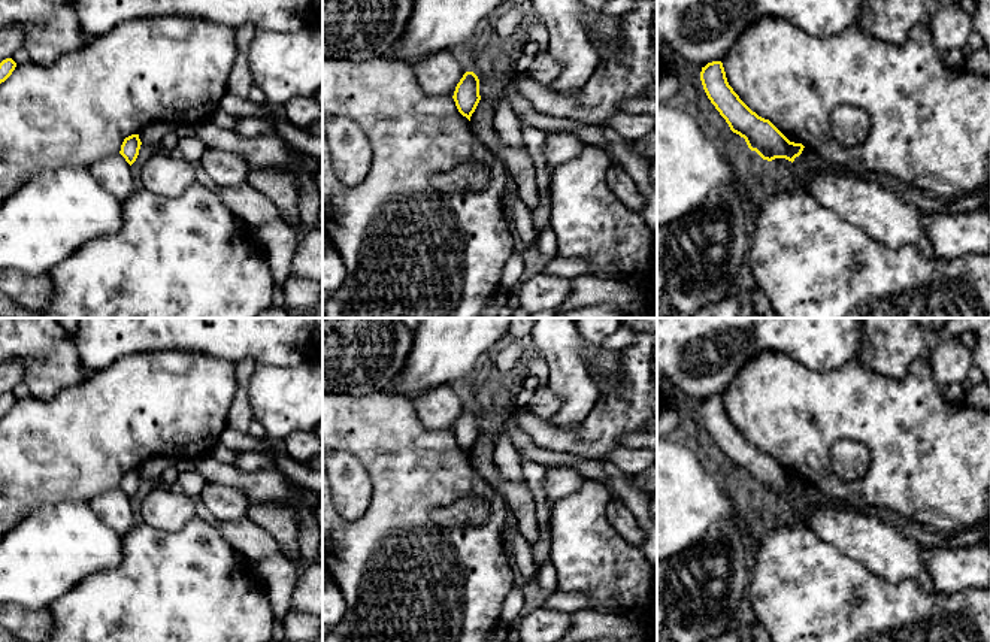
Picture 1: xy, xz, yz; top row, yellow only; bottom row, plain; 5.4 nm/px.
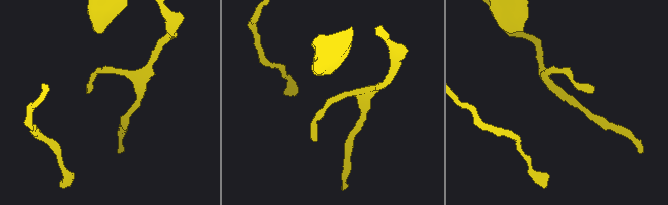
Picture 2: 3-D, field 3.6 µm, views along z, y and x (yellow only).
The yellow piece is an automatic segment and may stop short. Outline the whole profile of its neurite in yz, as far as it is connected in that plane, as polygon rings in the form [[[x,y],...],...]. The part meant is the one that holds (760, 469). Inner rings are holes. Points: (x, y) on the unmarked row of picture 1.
[[[721,396],[702,402],[703,424],[726,454],[730,464],[745,473],[748,482],[763,494],[785,493],[794,496],[803,485],[802,478],[790,476],[769,454],[753,446],[729,420]]]

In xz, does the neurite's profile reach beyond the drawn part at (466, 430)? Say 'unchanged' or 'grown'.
unchanged

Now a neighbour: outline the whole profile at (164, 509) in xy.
[[[161,482],[145,497],[136,511],[137,521],[163,532],[179,532],[197,517],[196,497],[175,493]]]

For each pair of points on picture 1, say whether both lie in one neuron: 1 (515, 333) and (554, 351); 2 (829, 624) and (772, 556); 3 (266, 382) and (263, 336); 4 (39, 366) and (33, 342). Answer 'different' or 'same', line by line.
1: different
2: same
3: different
4: same

